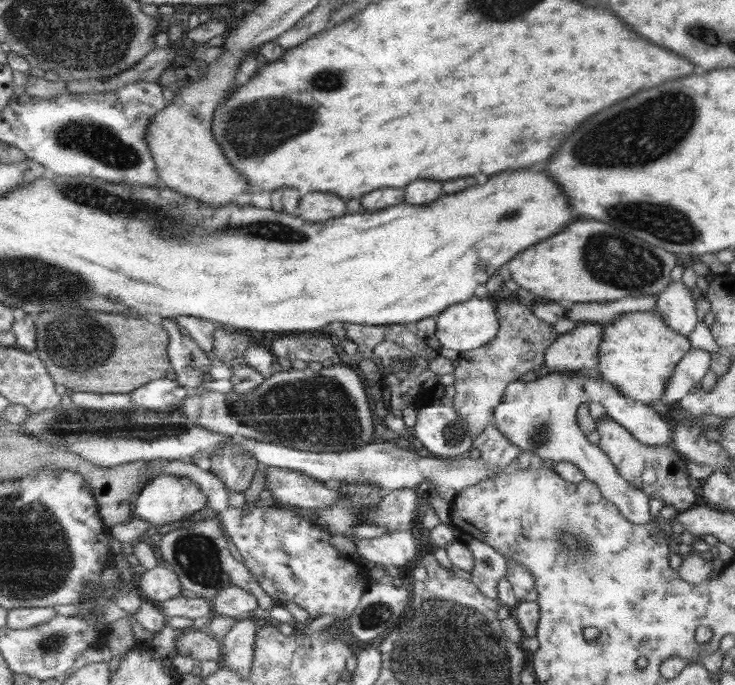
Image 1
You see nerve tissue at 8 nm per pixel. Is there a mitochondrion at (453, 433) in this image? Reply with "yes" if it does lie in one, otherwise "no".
yes

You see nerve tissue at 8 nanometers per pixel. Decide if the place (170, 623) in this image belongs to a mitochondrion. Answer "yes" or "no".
no

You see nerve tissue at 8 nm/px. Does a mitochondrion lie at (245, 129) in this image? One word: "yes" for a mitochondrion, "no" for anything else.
yes

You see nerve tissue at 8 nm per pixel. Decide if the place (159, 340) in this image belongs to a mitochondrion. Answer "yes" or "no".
no

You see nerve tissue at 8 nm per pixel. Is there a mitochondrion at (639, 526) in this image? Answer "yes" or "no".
no

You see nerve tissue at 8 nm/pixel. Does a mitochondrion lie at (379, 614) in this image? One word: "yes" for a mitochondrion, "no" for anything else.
yes

